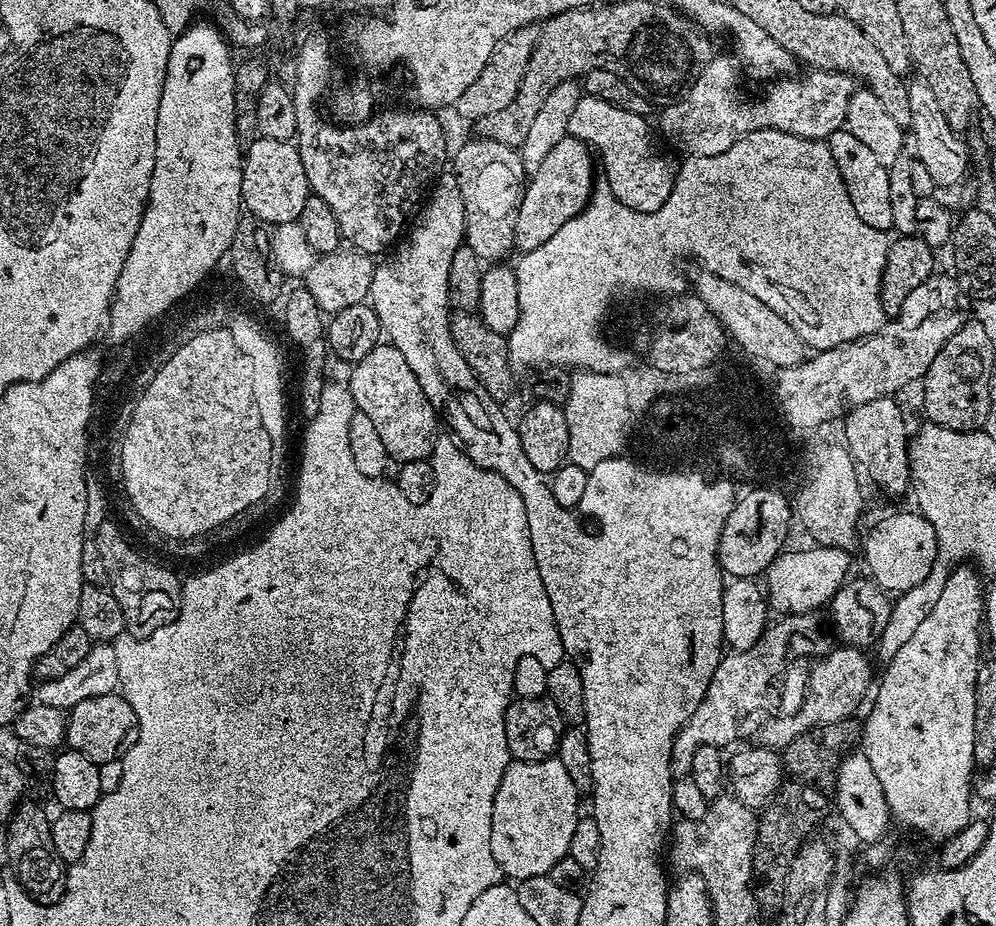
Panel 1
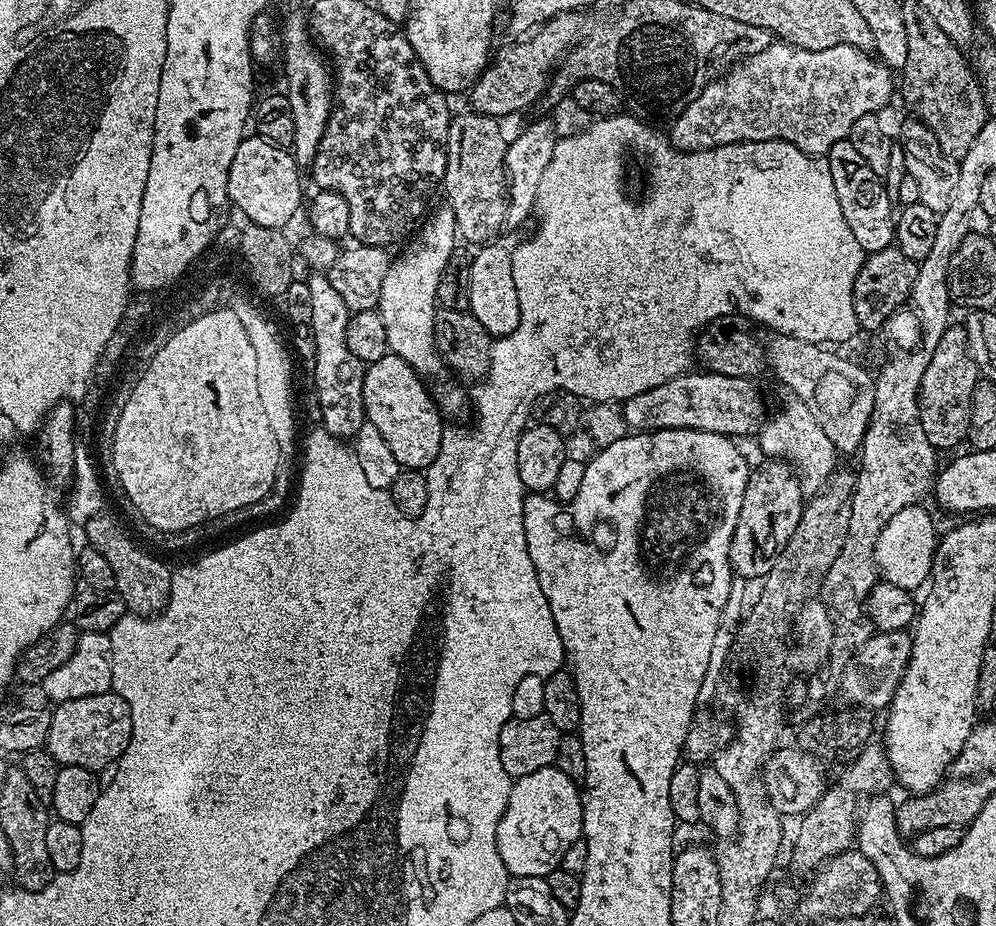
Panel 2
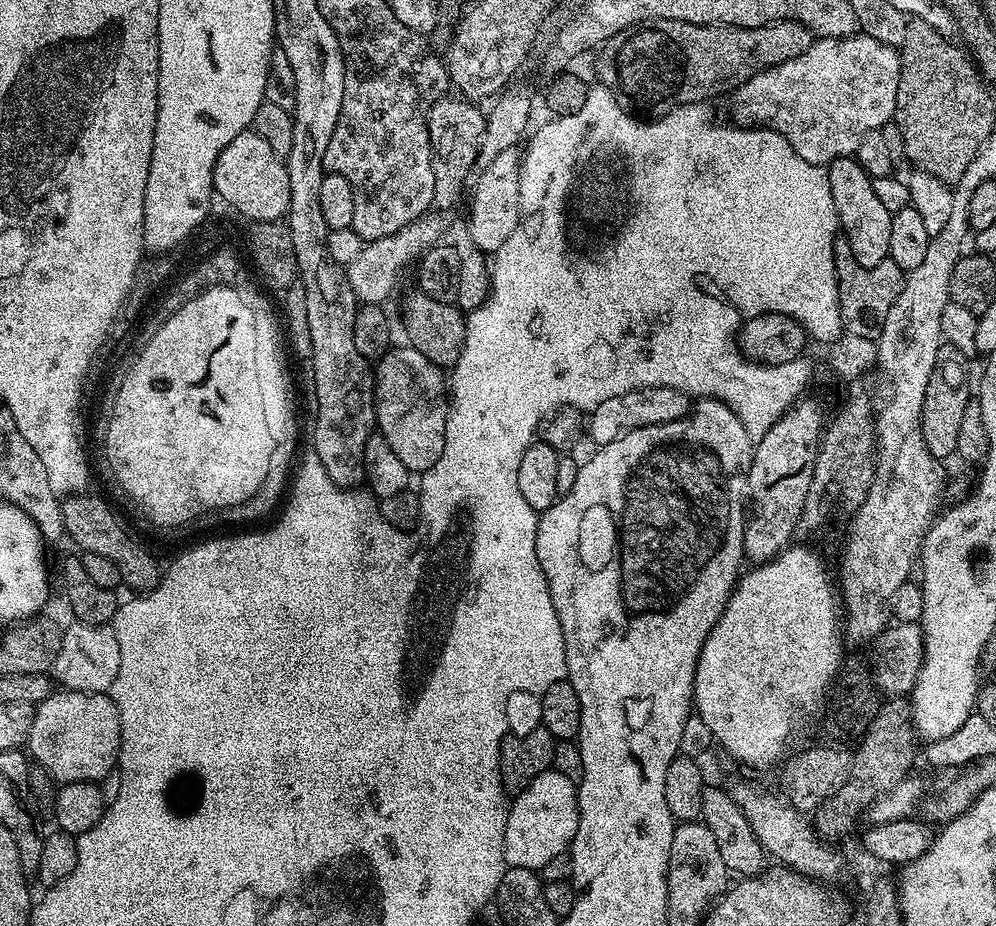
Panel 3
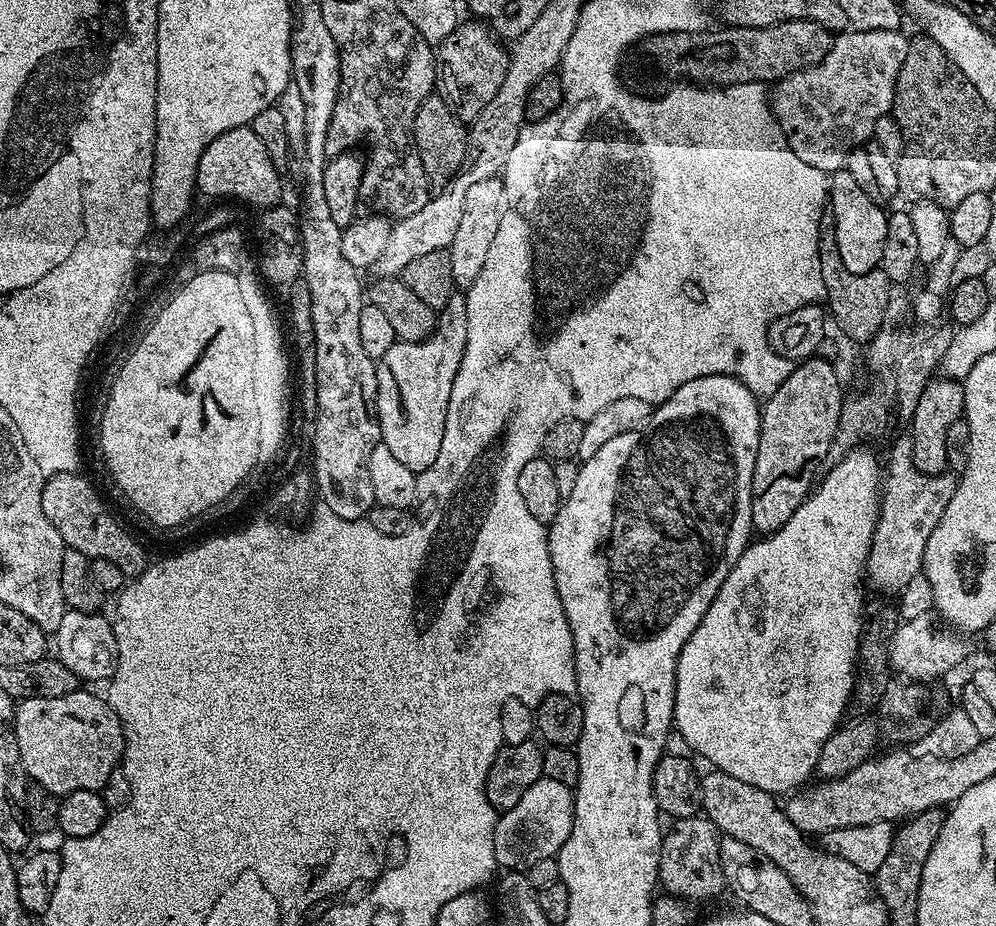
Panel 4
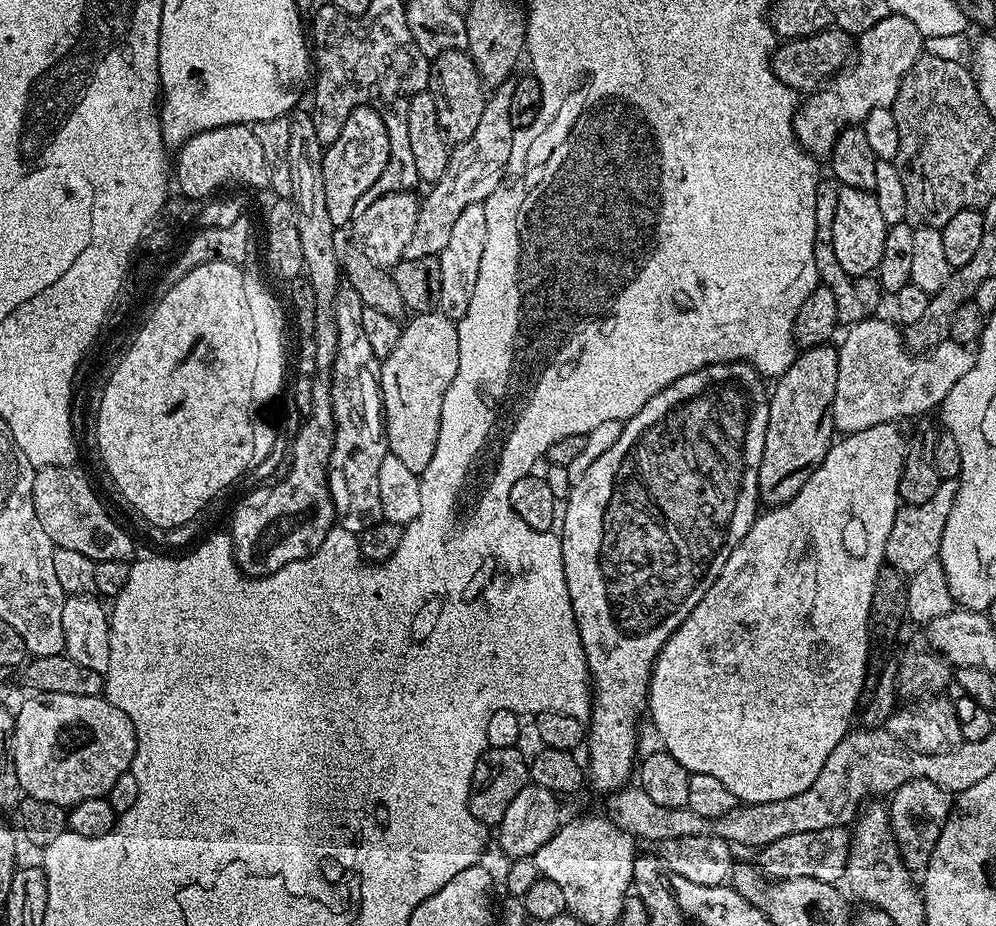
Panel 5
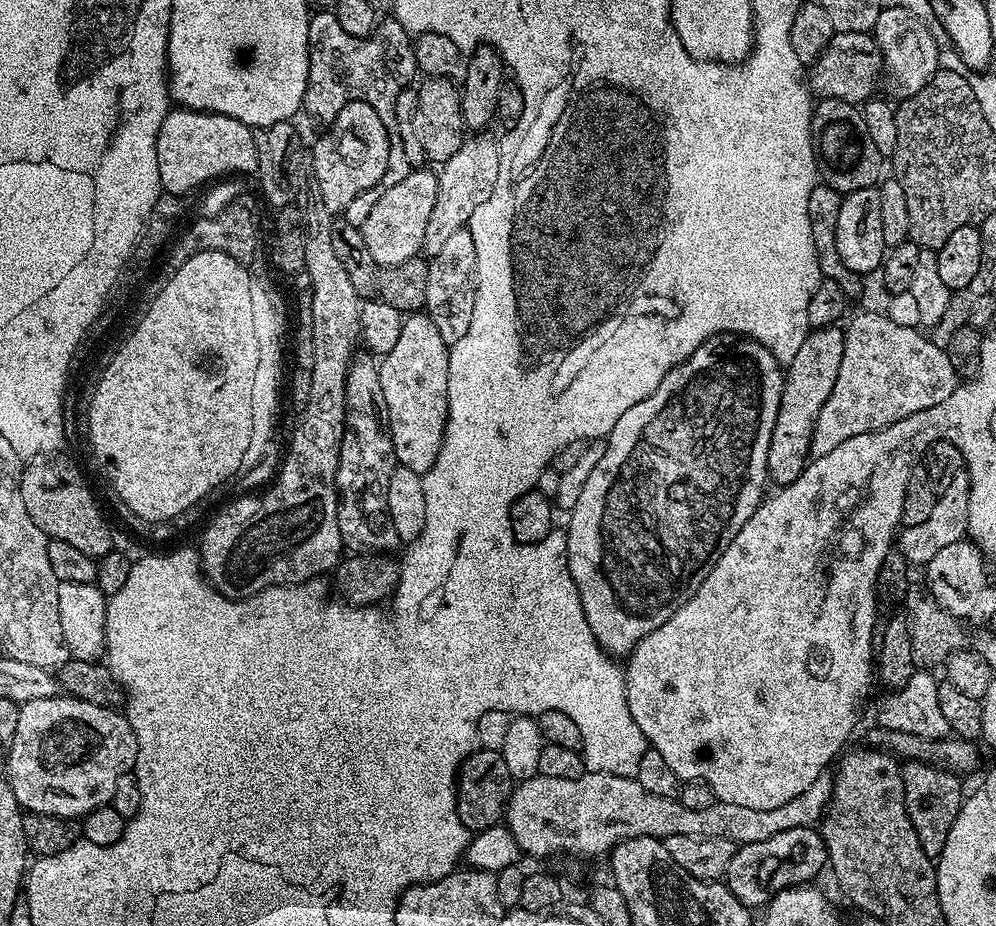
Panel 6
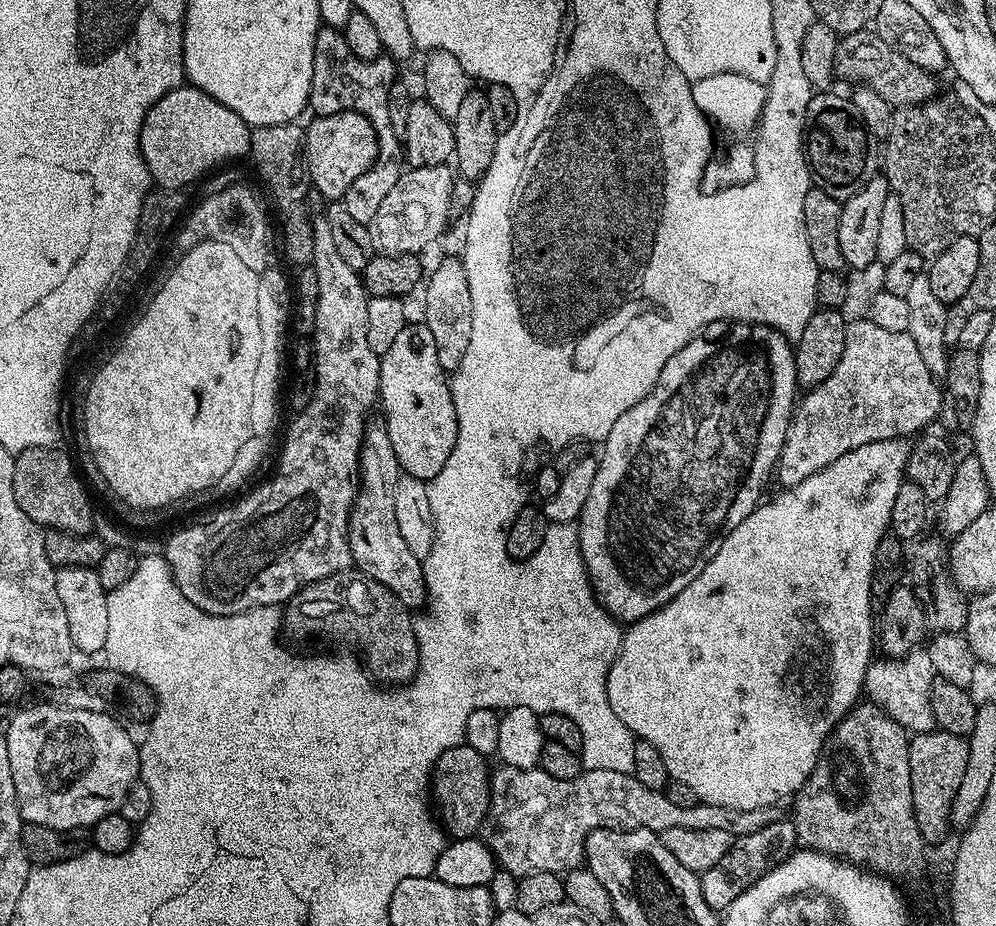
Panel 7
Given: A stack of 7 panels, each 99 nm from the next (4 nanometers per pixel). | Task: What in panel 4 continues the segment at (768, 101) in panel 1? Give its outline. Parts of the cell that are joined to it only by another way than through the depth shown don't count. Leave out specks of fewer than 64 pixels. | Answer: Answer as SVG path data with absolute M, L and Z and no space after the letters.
M900 30L841 31L832 41L830 54L826 54L822 62L803 72L785 76L775 85L776 92L774 88L770 96L772 112L784 131L790 150L794 150L806 166L814 166L814 170L829 174L839 172L852 151L872 140L874 122L891 113L898 74L902 70L902 62L906 62L909 37L902 33Z

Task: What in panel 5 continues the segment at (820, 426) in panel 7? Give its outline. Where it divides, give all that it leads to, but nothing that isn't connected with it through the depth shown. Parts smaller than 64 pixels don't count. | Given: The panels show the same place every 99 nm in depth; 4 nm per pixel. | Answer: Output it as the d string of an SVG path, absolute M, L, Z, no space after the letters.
M871 318L860 321L857 324L851 325L847 329L848 332L844 336L844 341L838 344L838 387L834 389L834 402L832 403L832 427L837 433L847 434L850 432L857 432L858 430L866 430L870 426L878 426L879 424L891 424L893 422L904 422L907 416L920 416L923 412L939 409L940 404L946 398L946 394L950 394L950 390L954 390L956 385L962 377L970 371L970 366L976 364L977 353L973 351L969 345L959 344L952 339L943 340L937 348L931 348L929 352L923 354L913 354L908 351L904 345L904 338L901 329L895 328L888 318Z

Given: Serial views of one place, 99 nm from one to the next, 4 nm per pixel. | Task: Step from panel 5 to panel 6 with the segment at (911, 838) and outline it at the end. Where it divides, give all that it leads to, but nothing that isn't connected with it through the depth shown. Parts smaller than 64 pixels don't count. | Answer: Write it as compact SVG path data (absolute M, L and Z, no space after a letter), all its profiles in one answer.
M925 760L907 761L900 773L904 783L906 814L910 814L914 834L918 834L918 842L922 842L928 856L939 857L942 846L946 846L946 834L950 834L950 826L954 826L966 795L965 789L960 789L961 777Z

